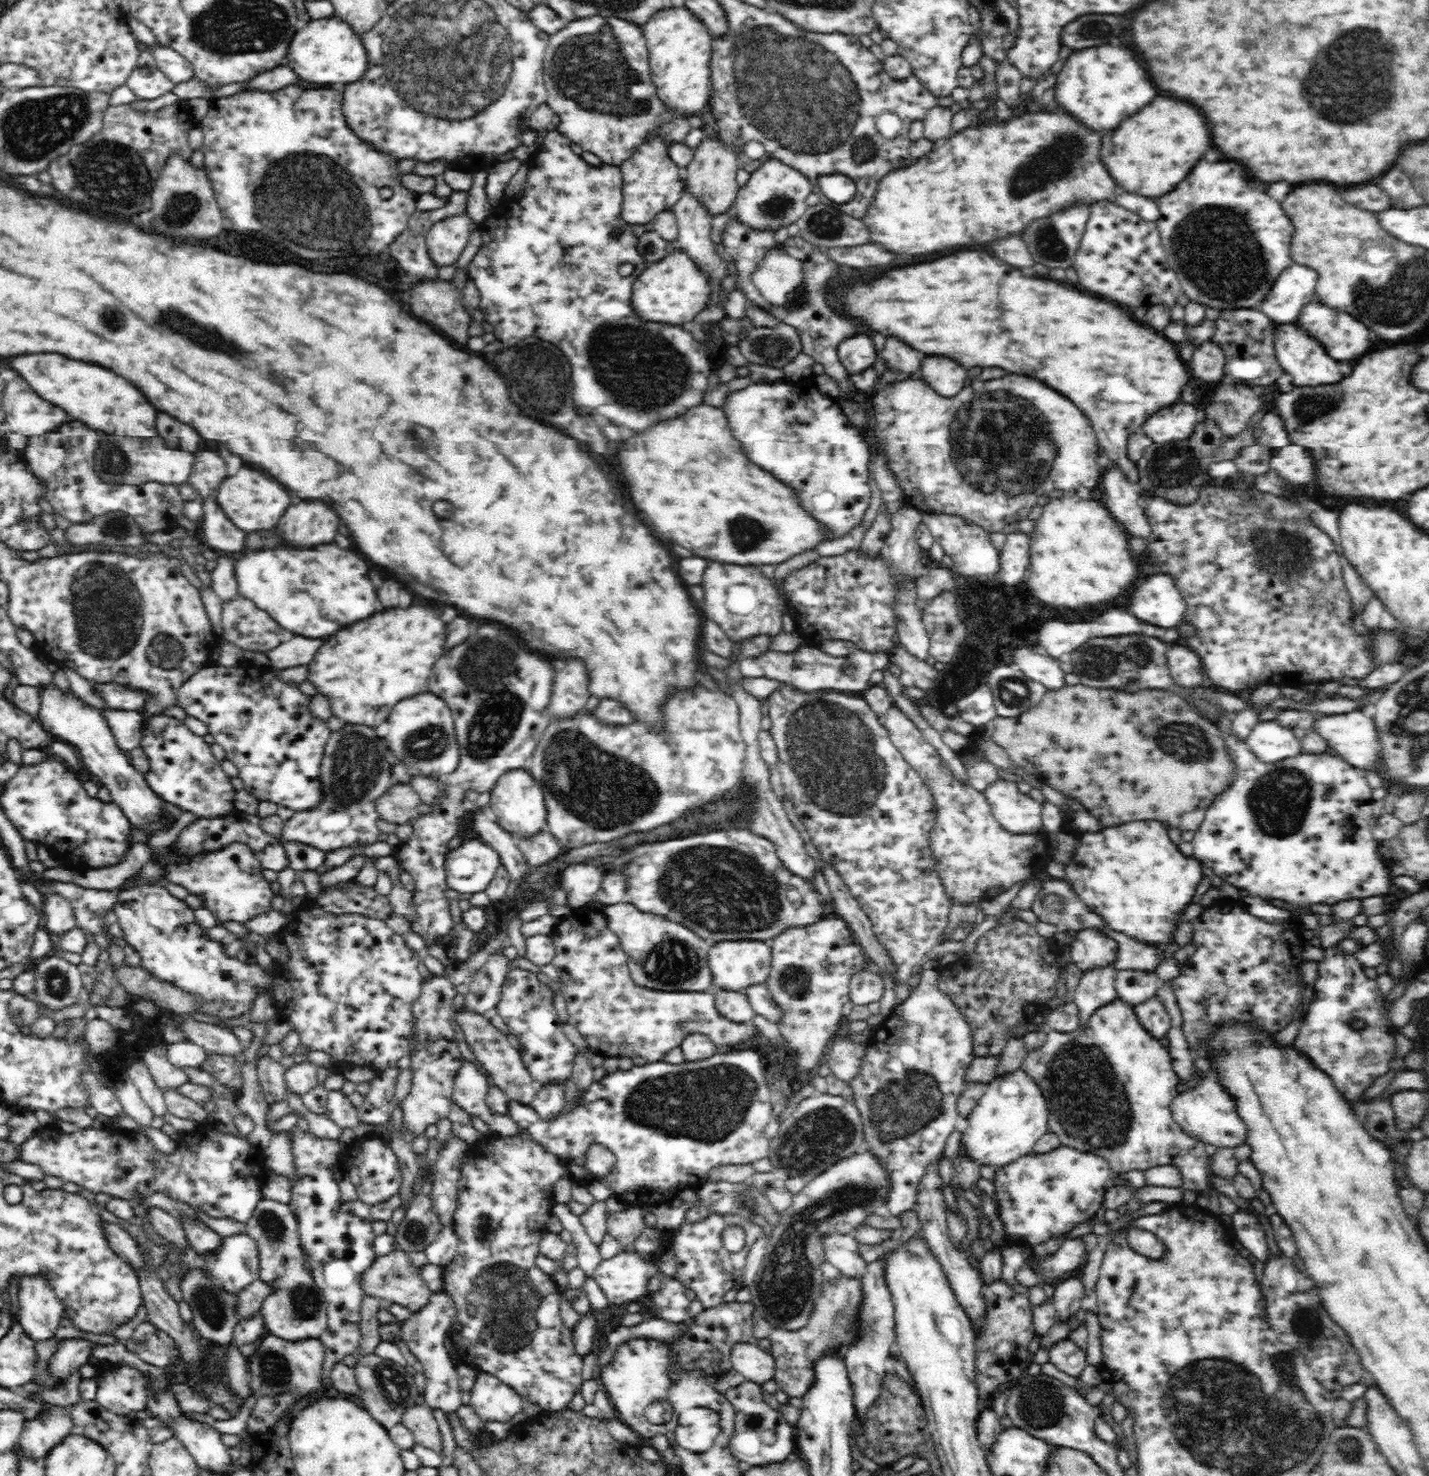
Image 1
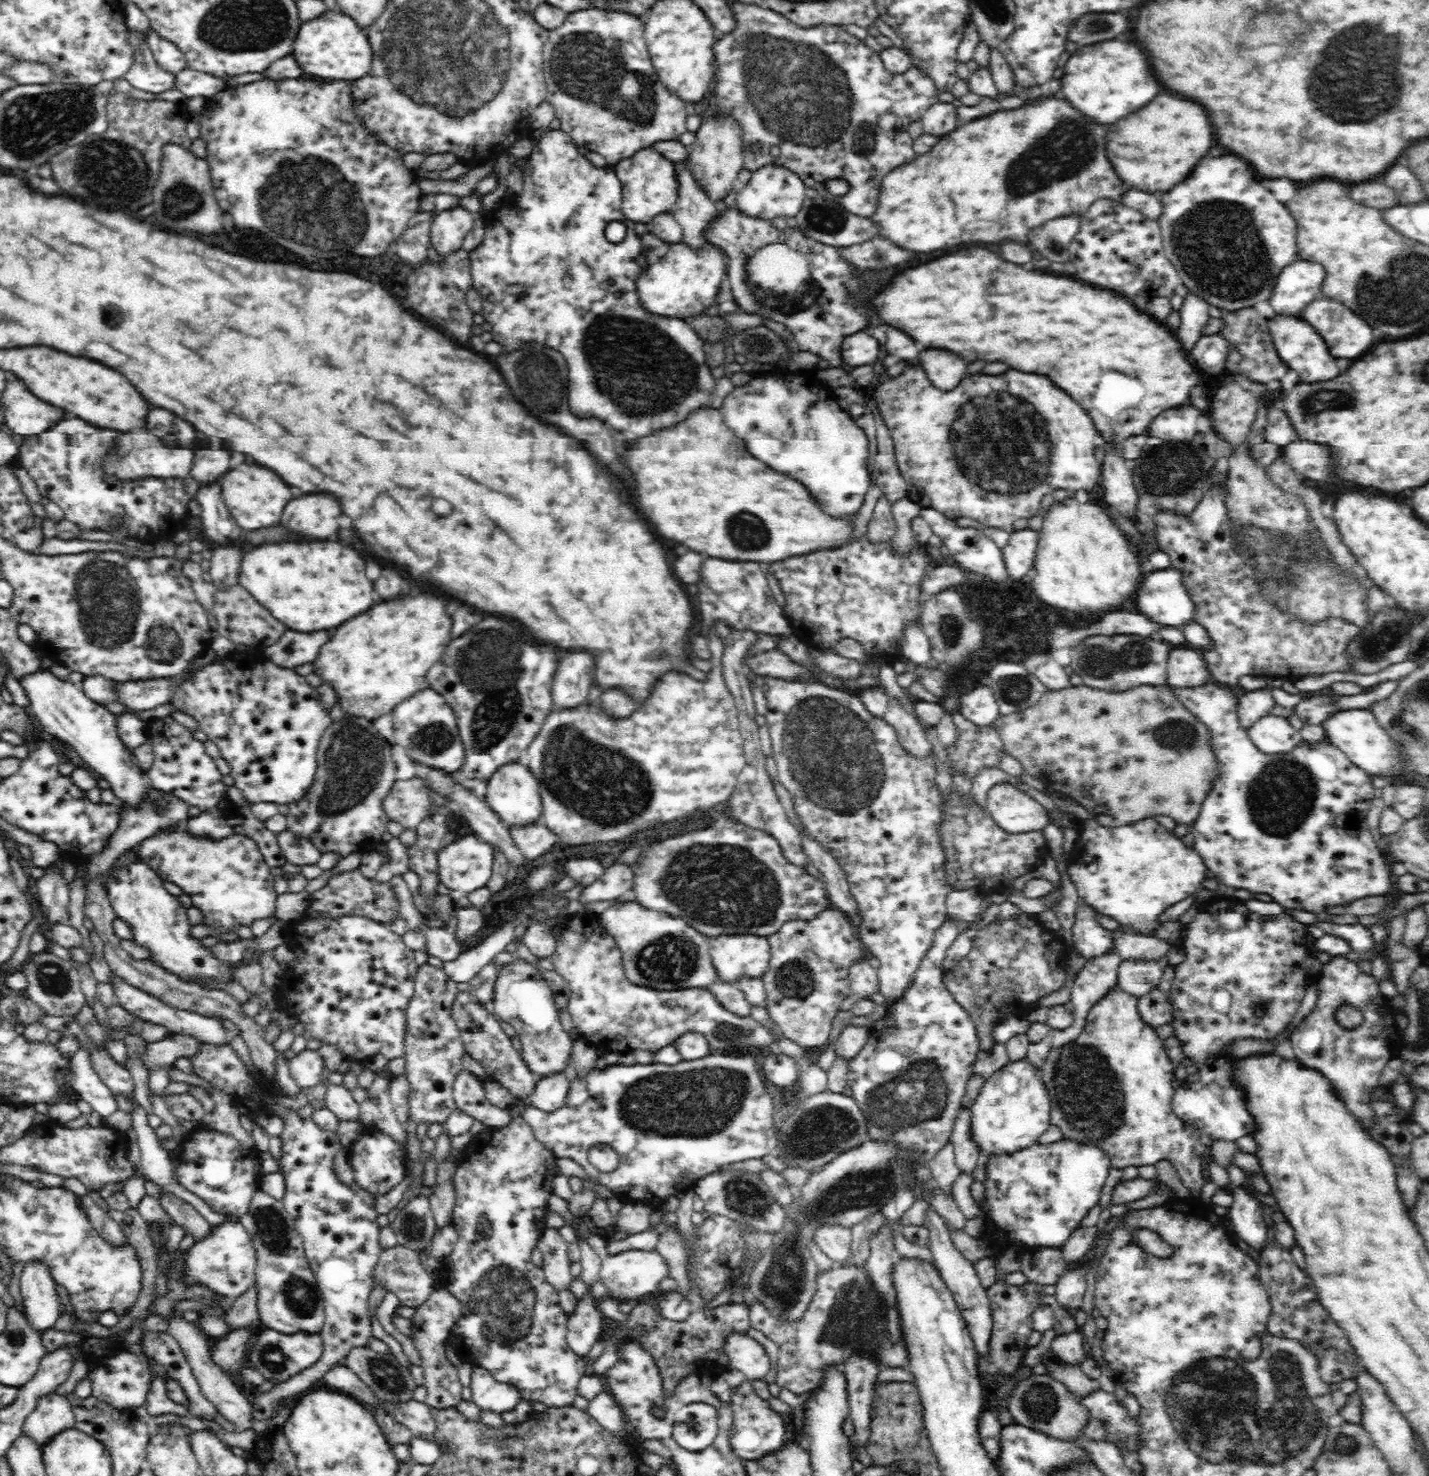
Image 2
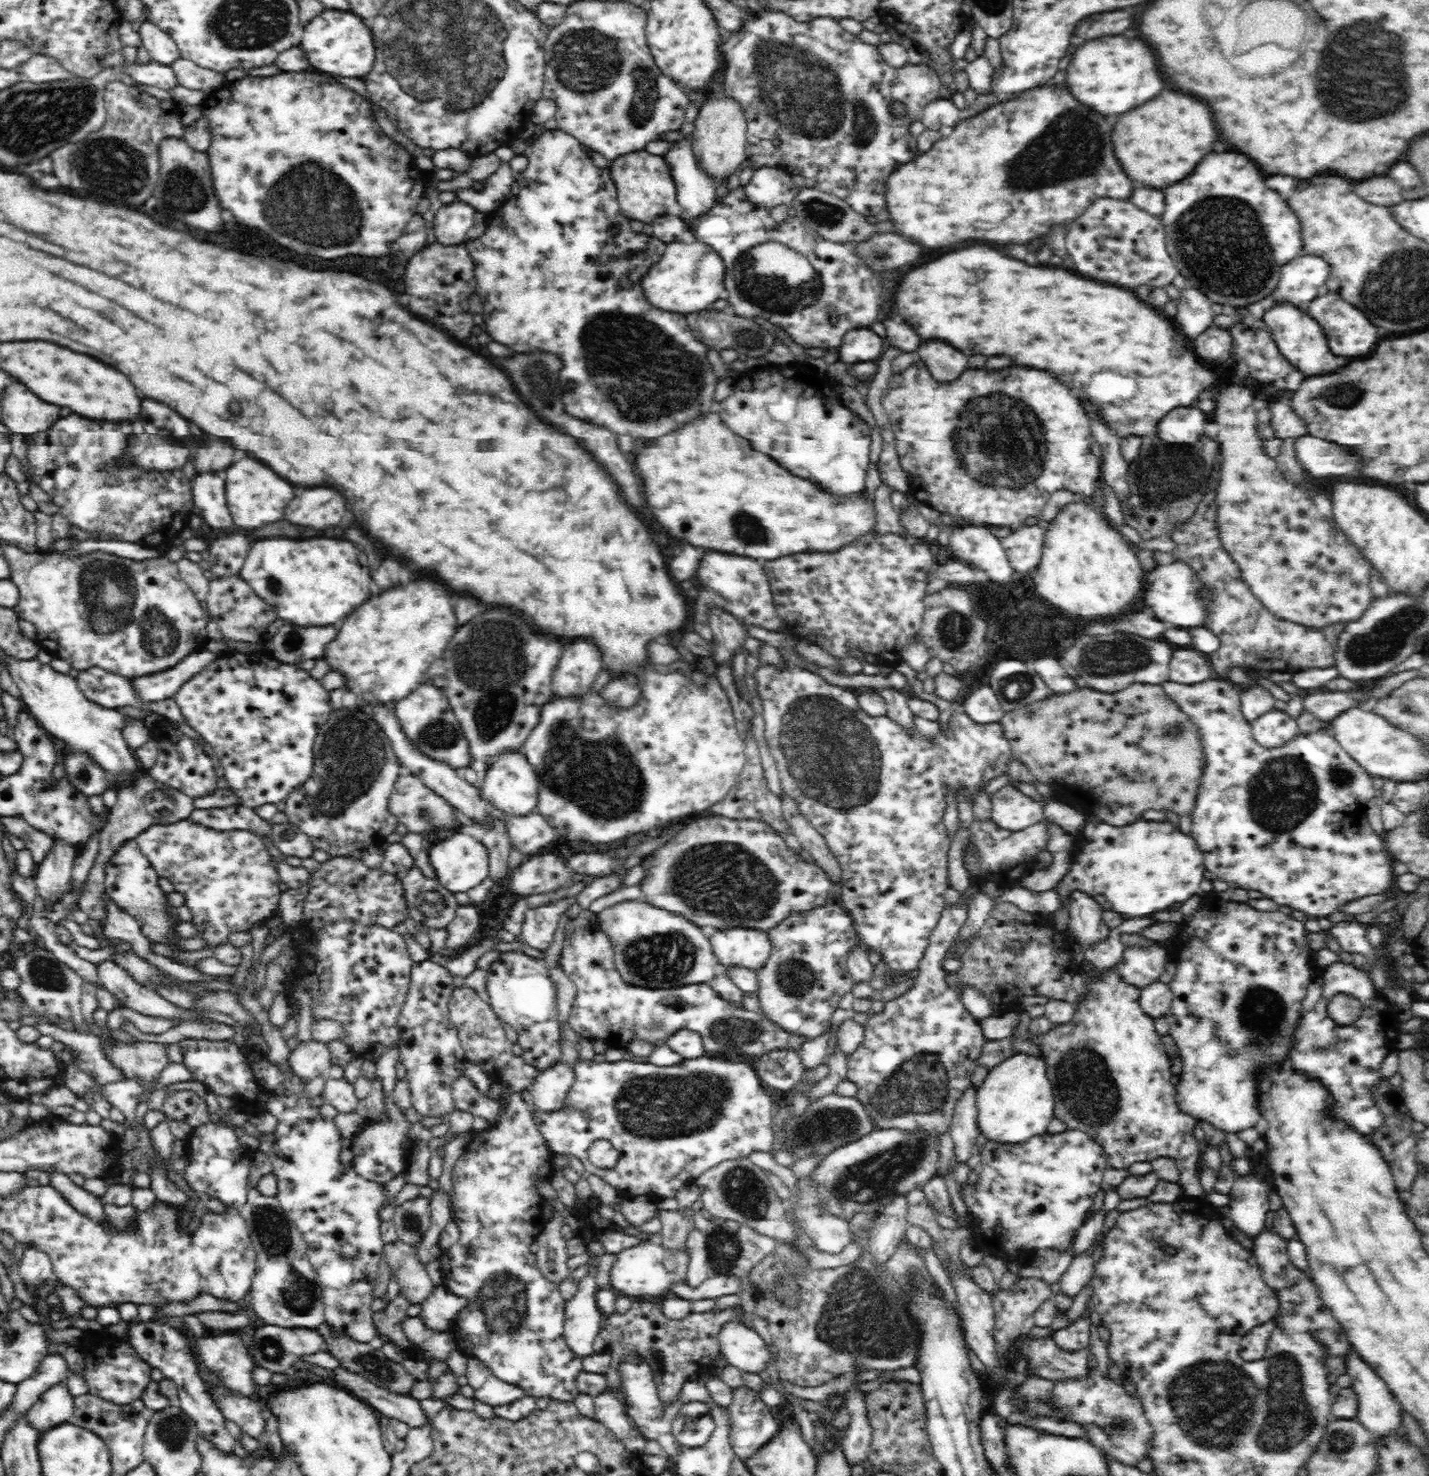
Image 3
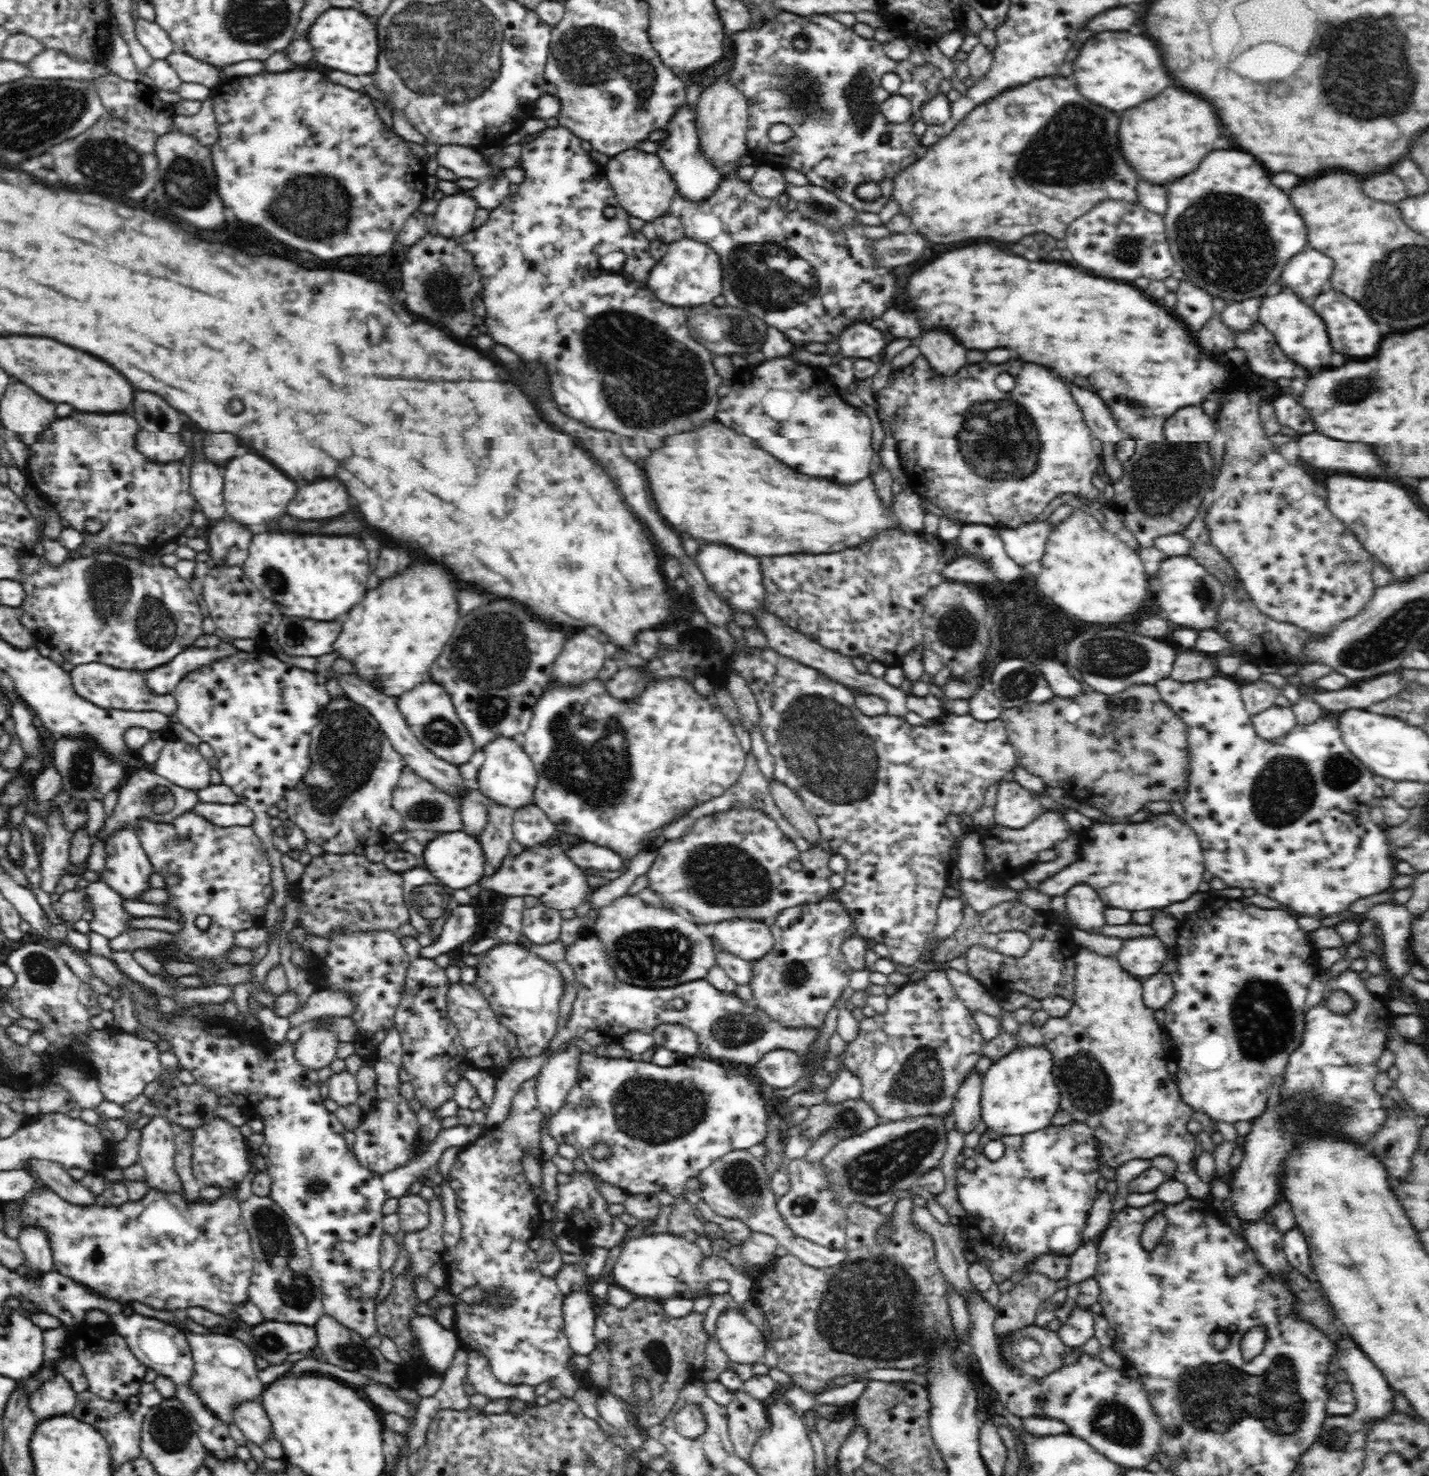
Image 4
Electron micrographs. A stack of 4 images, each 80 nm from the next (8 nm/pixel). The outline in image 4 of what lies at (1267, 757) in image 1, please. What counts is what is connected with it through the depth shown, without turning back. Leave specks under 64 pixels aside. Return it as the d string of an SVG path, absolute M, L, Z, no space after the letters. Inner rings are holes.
M1275 704L1250 717L1256 733L1266 739L1275 739L1280 735L1285 735L1297 723L1290 707L1284 708Z

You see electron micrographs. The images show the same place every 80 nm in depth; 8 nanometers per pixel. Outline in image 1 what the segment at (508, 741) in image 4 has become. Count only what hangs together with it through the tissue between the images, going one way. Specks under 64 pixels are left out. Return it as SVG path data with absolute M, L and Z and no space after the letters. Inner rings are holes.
M512 770L502 775L493 787L489 806L496 814L498 825L506 832L518 835L518 840L529 839L547 830L548 809L546 809L542 788L535 782L528 770Z

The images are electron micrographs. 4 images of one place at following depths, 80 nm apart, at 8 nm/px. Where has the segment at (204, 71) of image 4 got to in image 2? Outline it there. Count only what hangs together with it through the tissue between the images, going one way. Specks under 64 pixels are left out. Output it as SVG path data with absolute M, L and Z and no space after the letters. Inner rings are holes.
M189 65L175 74L175 86L190 97L212 96L224 89L225 84L225 79L191 68Z

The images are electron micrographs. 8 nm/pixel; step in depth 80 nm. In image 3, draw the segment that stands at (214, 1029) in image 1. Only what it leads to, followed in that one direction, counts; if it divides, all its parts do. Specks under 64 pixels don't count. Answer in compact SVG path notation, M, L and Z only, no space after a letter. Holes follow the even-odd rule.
M104 960L95 967L106 990L114 994L118 1004L122 1006L148 1016L170 1018L170 1020L178 1018L180 1022L195 1022L196 1019L202 1019L197 1013L170 1004L157 991L138 983L124 967L112 960Z

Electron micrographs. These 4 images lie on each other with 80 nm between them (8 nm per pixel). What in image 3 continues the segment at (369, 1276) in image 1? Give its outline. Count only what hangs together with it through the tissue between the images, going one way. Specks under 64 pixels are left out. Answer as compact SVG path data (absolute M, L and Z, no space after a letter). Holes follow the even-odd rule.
M398 1239L385 1244L384 1259L390 1273L396 1275L400 1292L413 1304L421 1304L432 1295L436 1287L412 1246Z

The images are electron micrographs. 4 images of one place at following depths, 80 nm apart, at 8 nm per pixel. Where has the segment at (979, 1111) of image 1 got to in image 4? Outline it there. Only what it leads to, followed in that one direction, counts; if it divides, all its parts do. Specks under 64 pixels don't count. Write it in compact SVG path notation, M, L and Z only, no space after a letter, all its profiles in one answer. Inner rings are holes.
M1022 1044L996 1059L983 1074L981 1119L987 1127L1008 1135L1040 1130L1060 1110L1060 1088L1054 1078L1054 1053L1048 1045Z

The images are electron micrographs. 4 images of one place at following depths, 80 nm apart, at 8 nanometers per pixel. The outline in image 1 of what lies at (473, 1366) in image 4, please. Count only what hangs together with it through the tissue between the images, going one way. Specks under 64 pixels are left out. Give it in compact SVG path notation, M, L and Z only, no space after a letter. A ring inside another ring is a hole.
M479 1372L471 1389L471 1407L480 1425L509 1422L522 1410L525 1400L514 1389L490 1373Z

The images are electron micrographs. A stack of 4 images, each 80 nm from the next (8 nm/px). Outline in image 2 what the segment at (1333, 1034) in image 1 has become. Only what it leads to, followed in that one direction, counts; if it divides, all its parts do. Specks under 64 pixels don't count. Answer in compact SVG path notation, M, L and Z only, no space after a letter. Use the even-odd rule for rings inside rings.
M1342 955L1332 957L1324 964L1316 984L1319 996L1315 1007L1290 1037L1294 1056L1304 1068L1316 1070L1327 1078L1336 1096L1348 1108L1351 1116L1356 1118L1357 1124L1368 1131L1378 1120L1372 1107L1371 1092L1378 1085L1382 1069L1396 1052L1394 1038L1402 1033L1402 1030L1396 1032L1396 1028L1402 1028L1402 1024L1396 1026L1400 1016L1396 1016L1398 1011L1392 1000L1380 993L1380 986L1375 978L1360 971L1355 961ZM1342 1001L1348 1001L1362 1009L1363 1020L1360 1026L1343 1028L1336 1023L1333 1014Z

